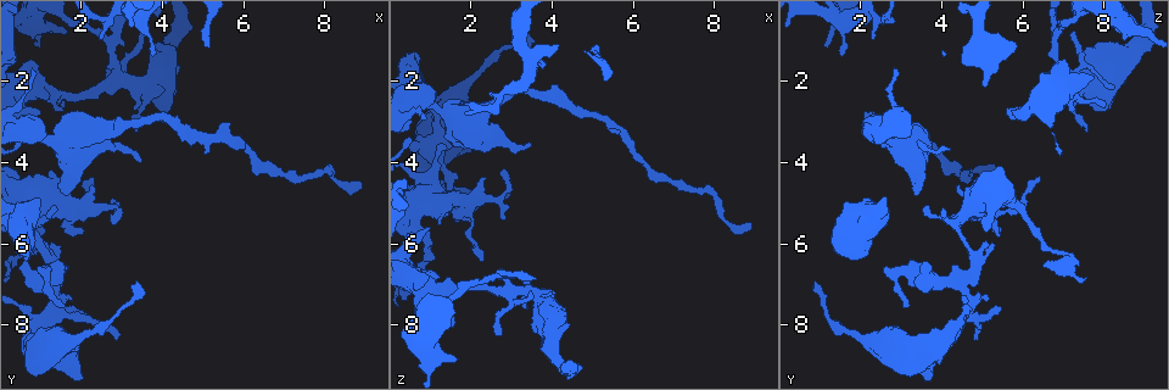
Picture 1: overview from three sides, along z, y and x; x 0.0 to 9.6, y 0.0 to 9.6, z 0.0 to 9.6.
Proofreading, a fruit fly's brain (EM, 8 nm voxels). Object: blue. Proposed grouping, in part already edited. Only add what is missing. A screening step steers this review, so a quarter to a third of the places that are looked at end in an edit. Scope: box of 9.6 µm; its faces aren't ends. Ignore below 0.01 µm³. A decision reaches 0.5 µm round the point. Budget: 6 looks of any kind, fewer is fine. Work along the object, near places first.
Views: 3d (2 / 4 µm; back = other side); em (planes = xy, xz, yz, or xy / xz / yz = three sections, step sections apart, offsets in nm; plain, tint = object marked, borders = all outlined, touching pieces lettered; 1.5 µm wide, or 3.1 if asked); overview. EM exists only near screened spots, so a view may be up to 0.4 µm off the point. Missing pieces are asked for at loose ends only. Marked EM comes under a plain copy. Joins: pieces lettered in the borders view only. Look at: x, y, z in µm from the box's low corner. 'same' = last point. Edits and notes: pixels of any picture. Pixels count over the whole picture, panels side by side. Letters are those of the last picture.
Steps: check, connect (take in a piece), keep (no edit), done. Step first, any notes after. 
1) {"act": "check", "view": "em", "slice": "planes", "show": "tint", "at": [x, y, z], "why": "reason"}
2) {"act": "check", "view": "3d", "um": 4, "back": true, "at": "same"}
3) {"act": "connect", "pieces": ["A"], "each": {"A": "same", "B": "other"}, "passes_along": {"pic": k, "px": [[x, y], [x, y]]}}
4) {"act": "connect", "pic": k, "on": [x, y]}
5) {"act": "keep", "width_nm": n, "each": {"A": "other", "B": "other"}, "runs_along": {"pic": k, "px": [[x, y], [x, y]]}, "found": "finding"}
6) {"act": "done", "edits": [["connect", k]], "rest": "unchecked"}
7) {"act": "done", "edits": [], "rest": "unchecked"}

{"act": "check", "view": "em", "slice": "planes", "show": "borders", "at": [1.35, 5.95, 5.25], "why": "thin end"}

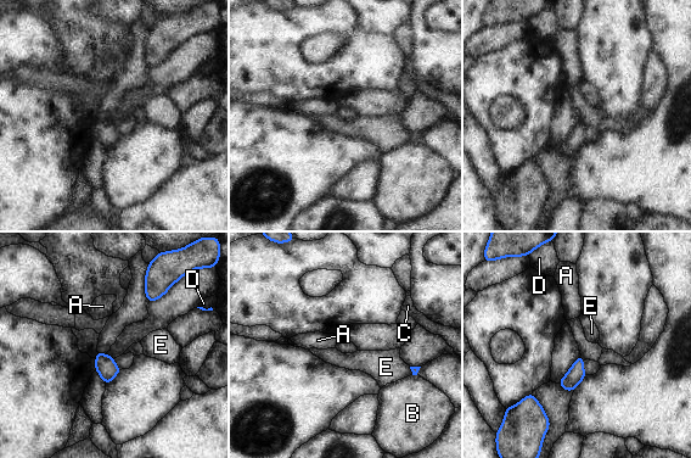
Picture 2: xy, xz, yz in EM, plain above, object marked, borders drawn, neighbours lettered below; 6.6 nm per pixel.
{"act": "keep", "longest_contact_nm": ["A", 50], "each": {"A": "other", "B": "other", "C": "other", "D": "other", "E": "other"}, "border": {"pic": 2, "px": [[97, 352], [94, 357]]}, "found": "no lettered piece goes on from it"}

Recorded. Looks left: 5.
{"act": "check", "view": "3d", "um": 2, "at": [3.45, 4.00, 3.60], "why": "branch stops here"}

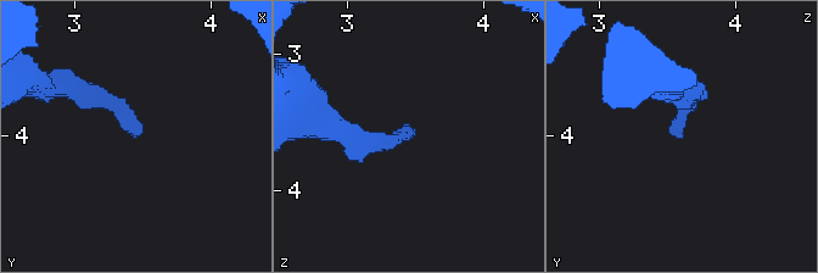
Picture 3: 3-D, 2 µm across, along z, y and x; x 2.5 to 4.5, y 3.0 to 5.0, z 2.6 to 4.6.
{"act": "check", "view": "em", "slice": "xy", "step": 4, "show": "borders", "at": [3.42, 4.00, 3.52]}

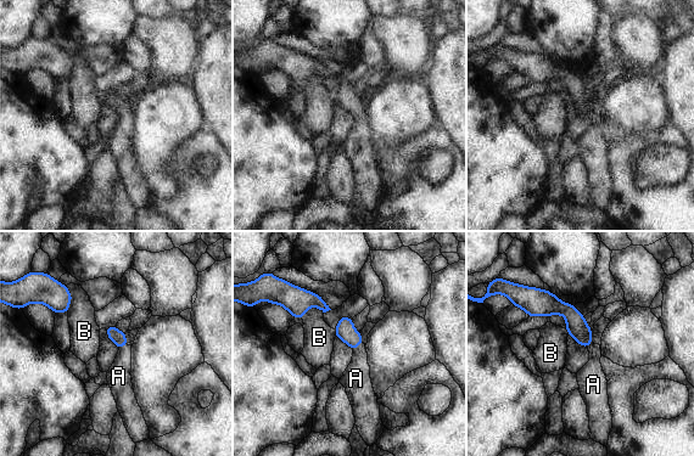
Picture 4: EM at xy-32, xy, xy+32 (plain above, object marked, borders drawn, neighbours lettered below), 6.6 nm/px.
{"act": "connect", "pieces": ["A"], "each": {"A": "same", "B": "other"}, "found": "the cell continues"}

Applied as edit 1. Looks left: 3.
{"act": "done", "edits": [["connect", 4]], "rest": "unchecked"}

